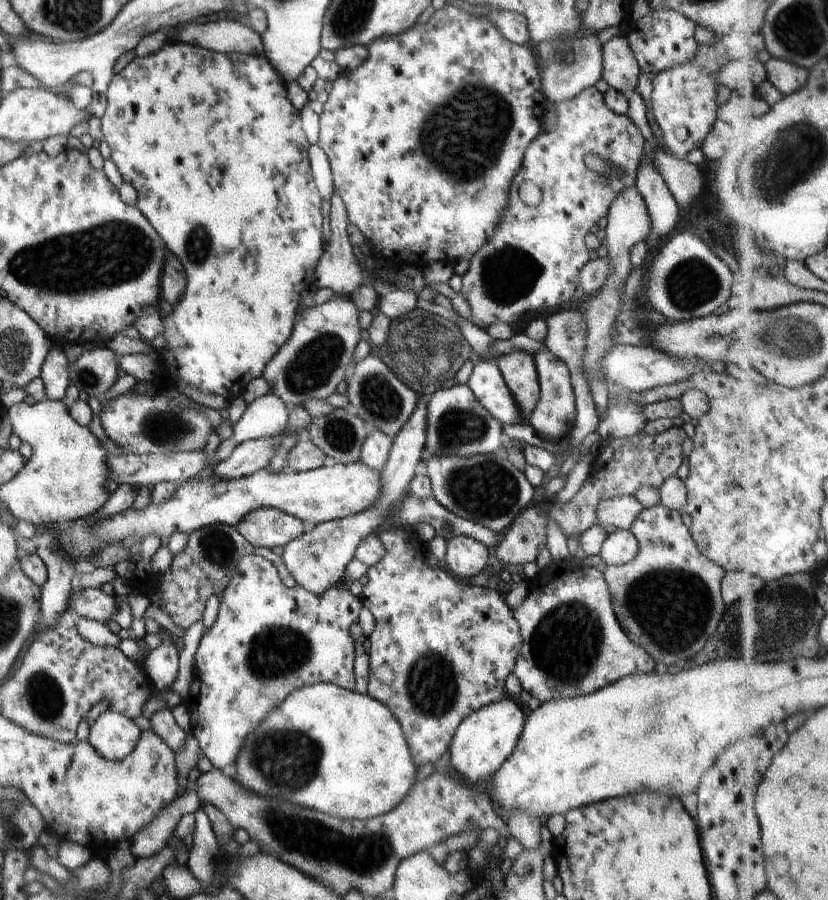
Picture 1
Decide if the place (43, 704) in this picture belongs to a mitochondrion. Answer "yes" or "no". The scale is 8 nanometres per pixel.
yes

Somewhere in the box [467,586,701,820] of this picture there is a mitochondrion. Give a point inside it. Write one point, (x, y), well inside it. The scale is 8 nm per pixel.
(566, 641)

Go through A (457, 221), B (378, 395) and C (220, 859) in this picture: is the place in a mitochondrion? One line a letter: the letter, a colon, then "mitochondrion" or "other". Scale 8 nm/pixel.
A: other
B: mitochondrion
C: other

